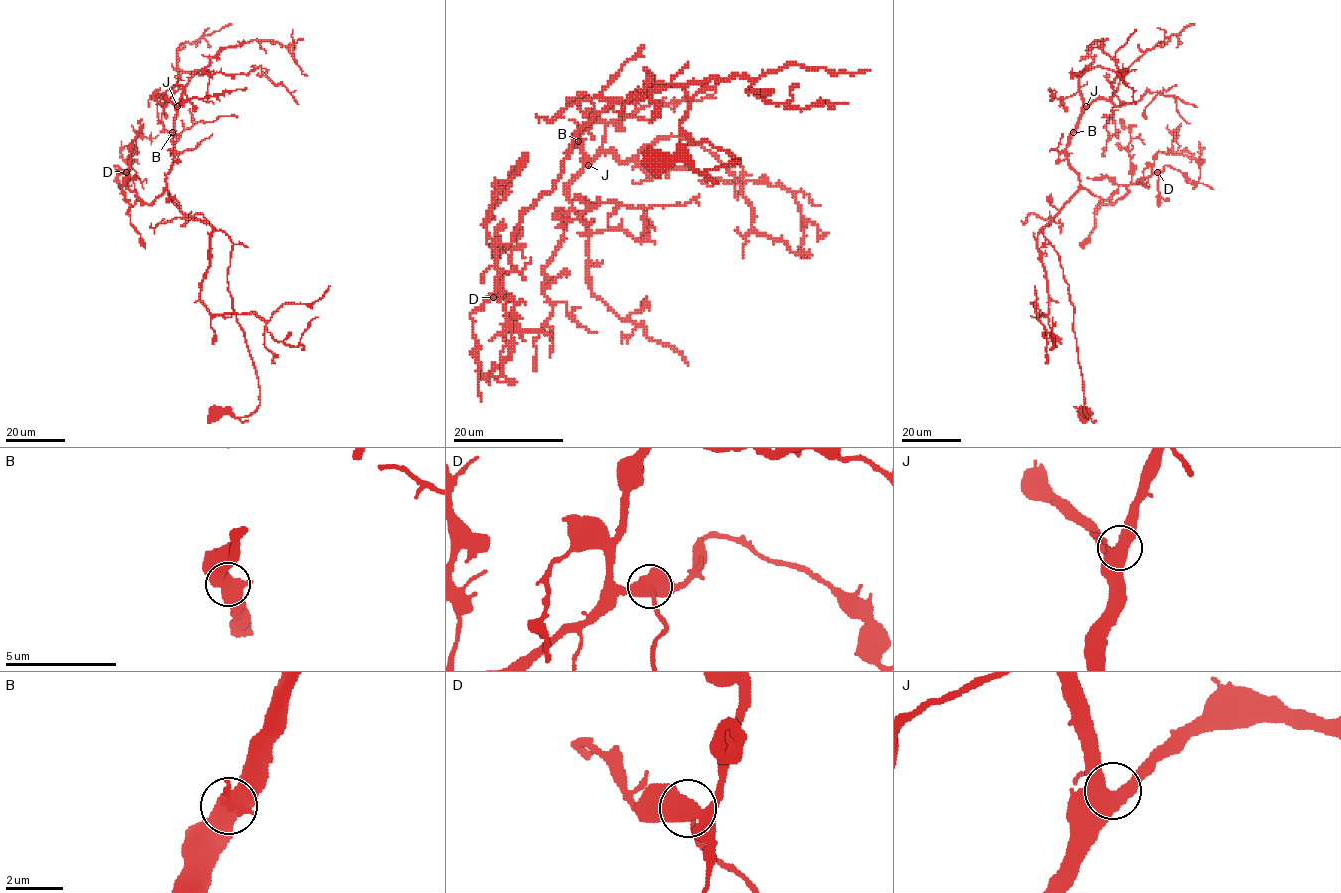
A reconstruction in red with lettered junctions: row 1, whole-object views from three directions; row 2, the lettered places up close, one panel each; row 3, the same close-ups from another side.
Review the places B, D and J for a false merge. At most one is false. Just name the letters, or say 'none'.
none

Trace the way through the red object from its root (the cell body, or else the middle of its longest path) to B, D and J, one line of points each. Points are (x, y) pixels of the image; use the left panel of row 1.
B: (212, 413), (250, 415), (259, 404), (259, 380), (228, 289), (232, 242), (189, 219), (168, 191), (172, 132)
D: (212, 413), (246, 417), (259, 404), (228, 289), (232, 242), (189, 219), (165, 188), (142, 204), (126, 172)
J: (212, 413), (250, 415), (259, 385), (228, 289), (232, 242), (189, 219), (168, 191), (177, 106)

